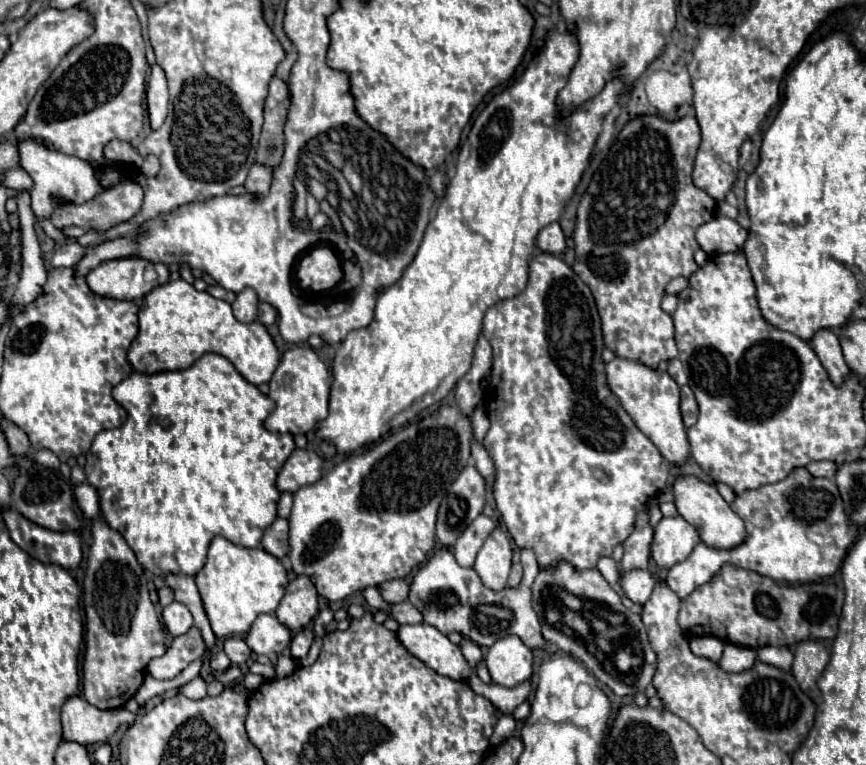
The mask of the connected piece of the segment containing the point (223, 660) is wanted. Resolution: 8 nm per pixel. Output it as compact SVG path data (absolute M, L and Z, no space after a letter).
M219 651L219 653L213 653L213 655L211 655L211 667L213 667L215 671L223 673L223 671L227 671L227 669L229 669L229 665L231 665L231 661L229 661L229 657L227 657L223 651Z

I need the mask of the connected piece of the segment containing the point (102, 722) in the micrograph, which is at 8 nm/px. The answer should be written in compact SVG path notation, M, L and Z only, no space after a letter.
M71 697L65 701L61 711L63 741L75 741L79 745L103 743L109 739L121 725L127 723L127 709L119 707L113 711L101 711L83 697Z

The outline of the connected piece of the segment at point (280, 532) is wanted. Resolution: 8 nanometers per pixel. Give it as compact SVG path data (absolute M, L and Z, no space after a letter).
M277 517L273 525L265 531L261 547L277 559L285 559L289 553L289 521Z

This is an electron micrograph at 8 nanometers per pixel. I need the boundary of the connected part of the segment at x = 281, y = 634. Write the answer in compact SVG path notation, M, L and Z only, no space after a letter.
M259 615L245 639L257 655L267 655L271 661L289 645L291 631L275 615Z

